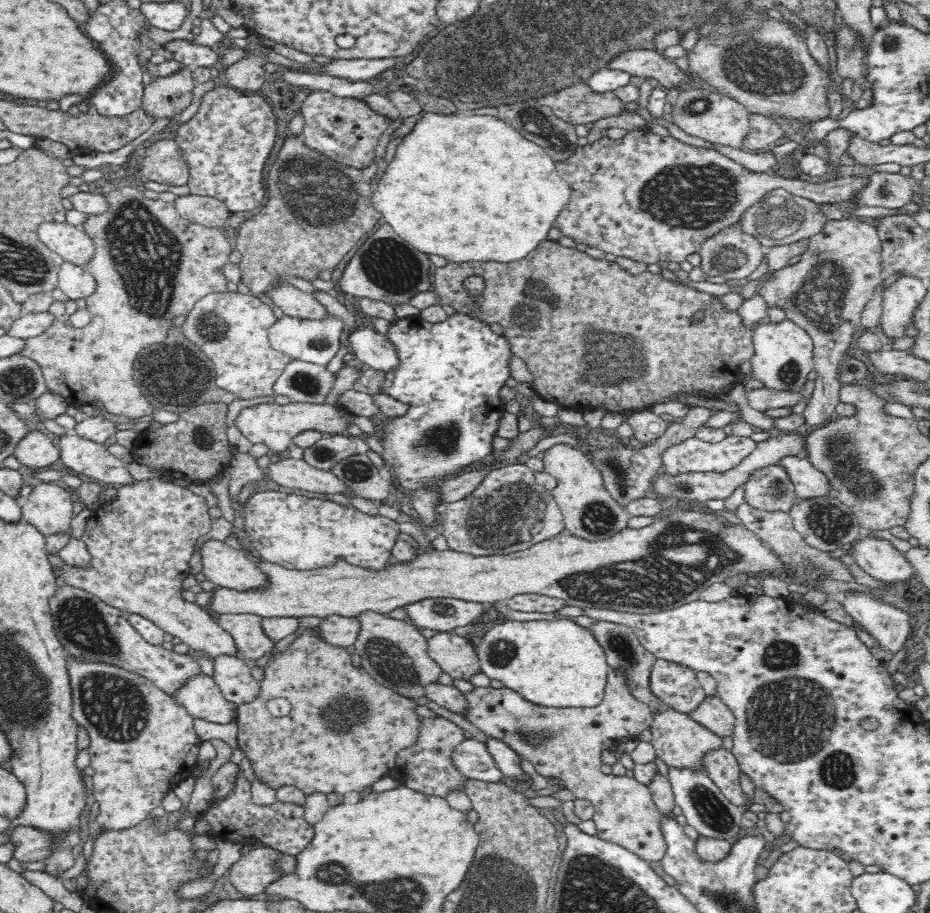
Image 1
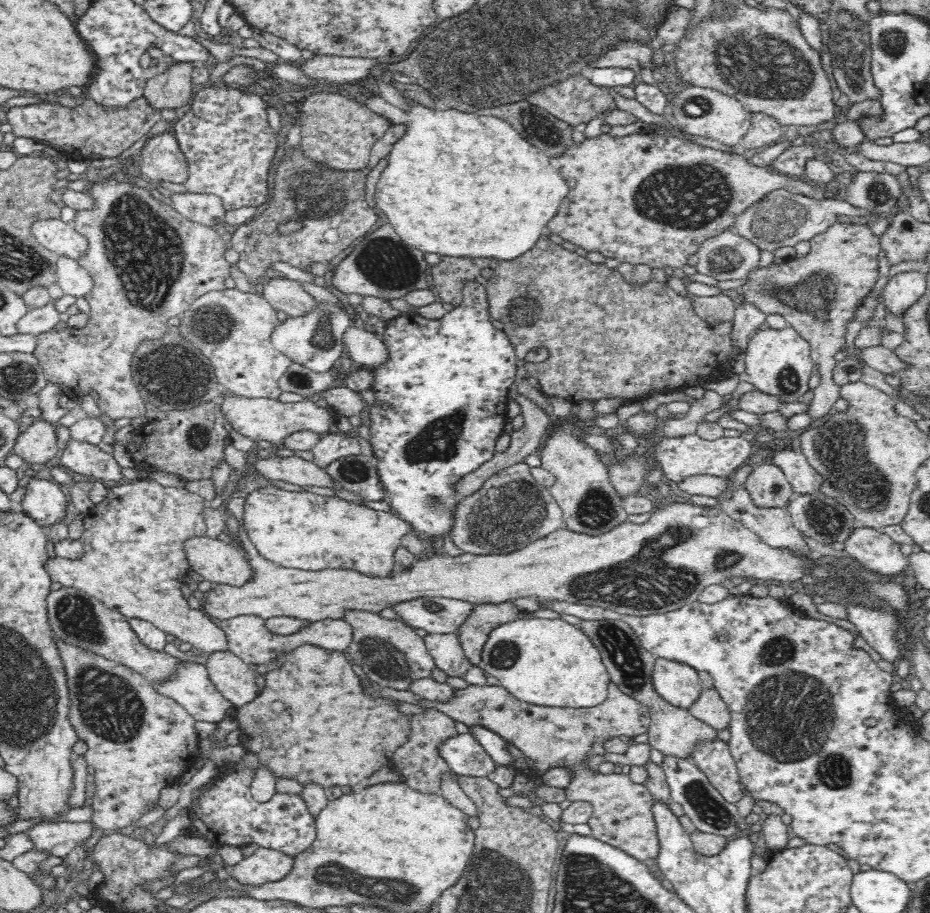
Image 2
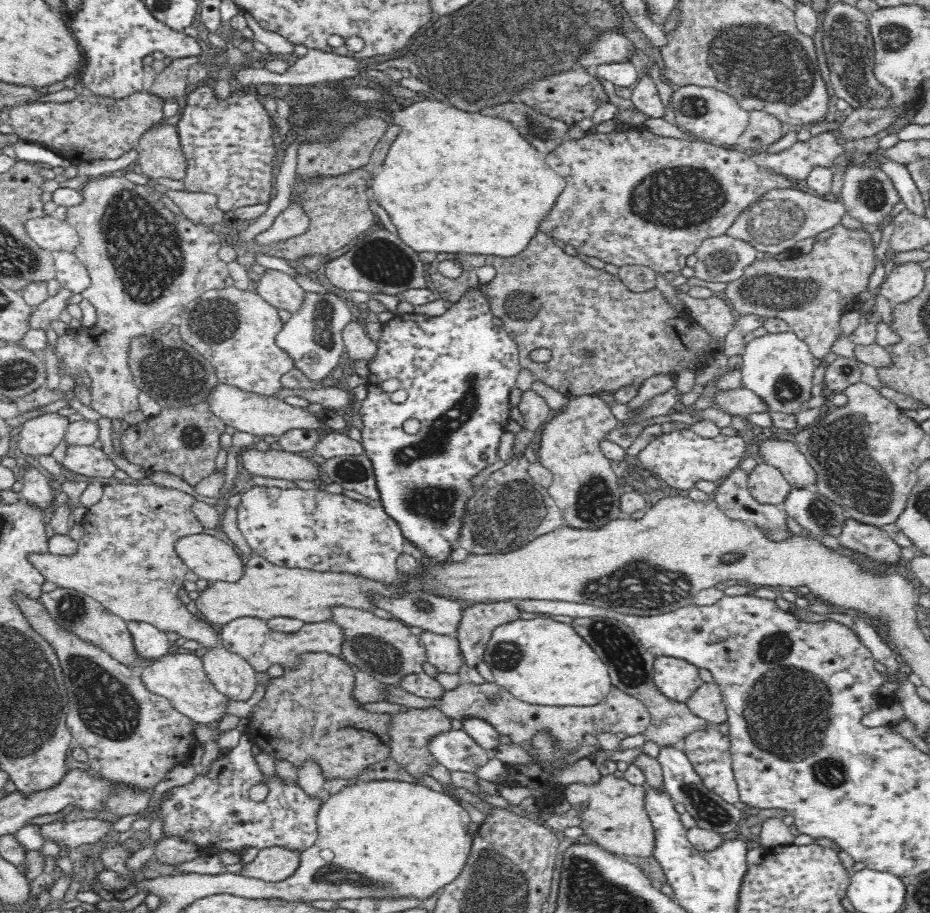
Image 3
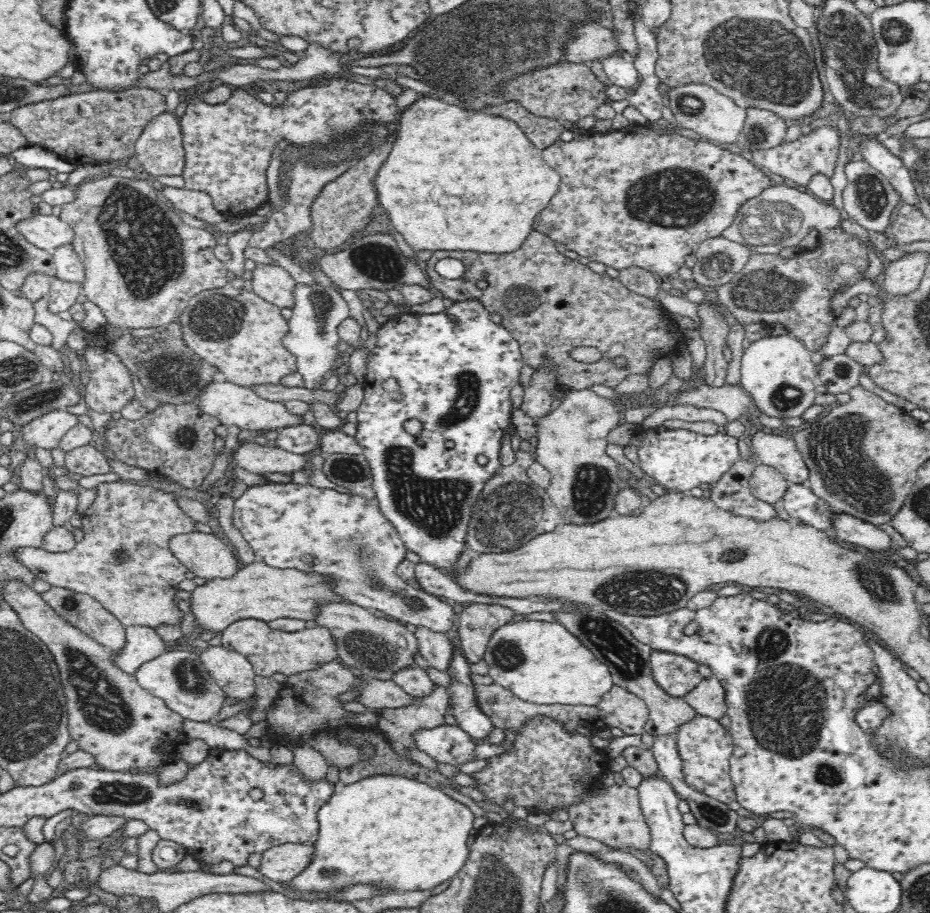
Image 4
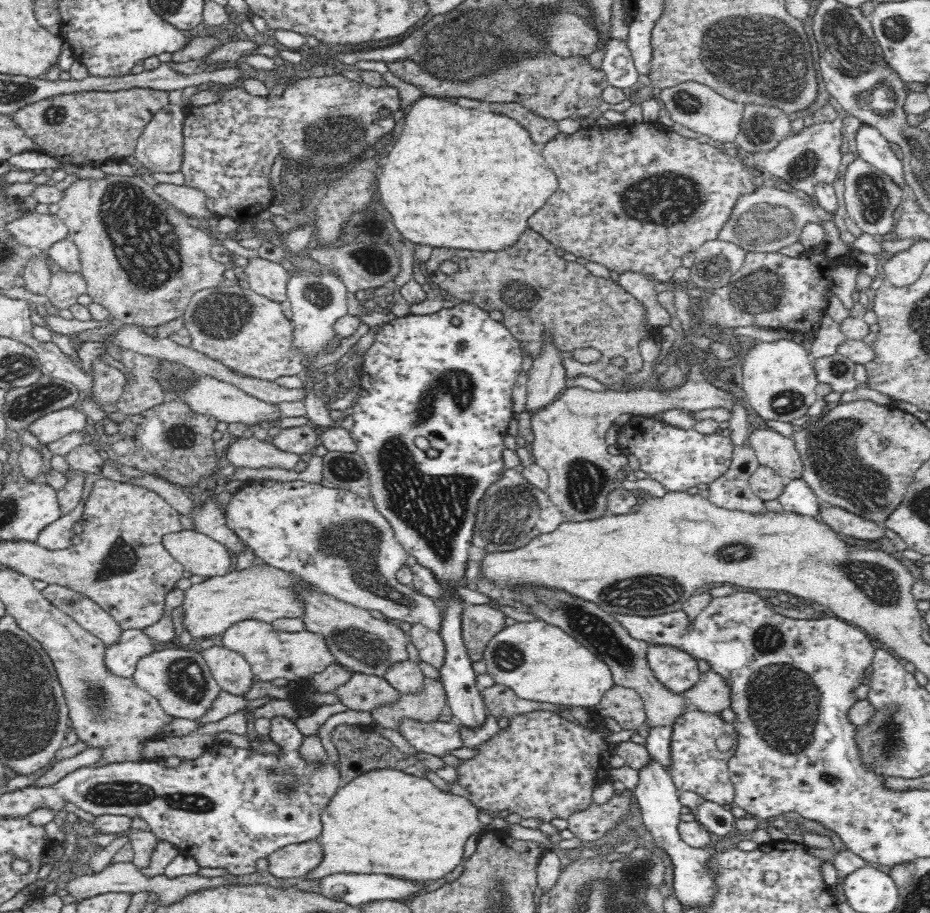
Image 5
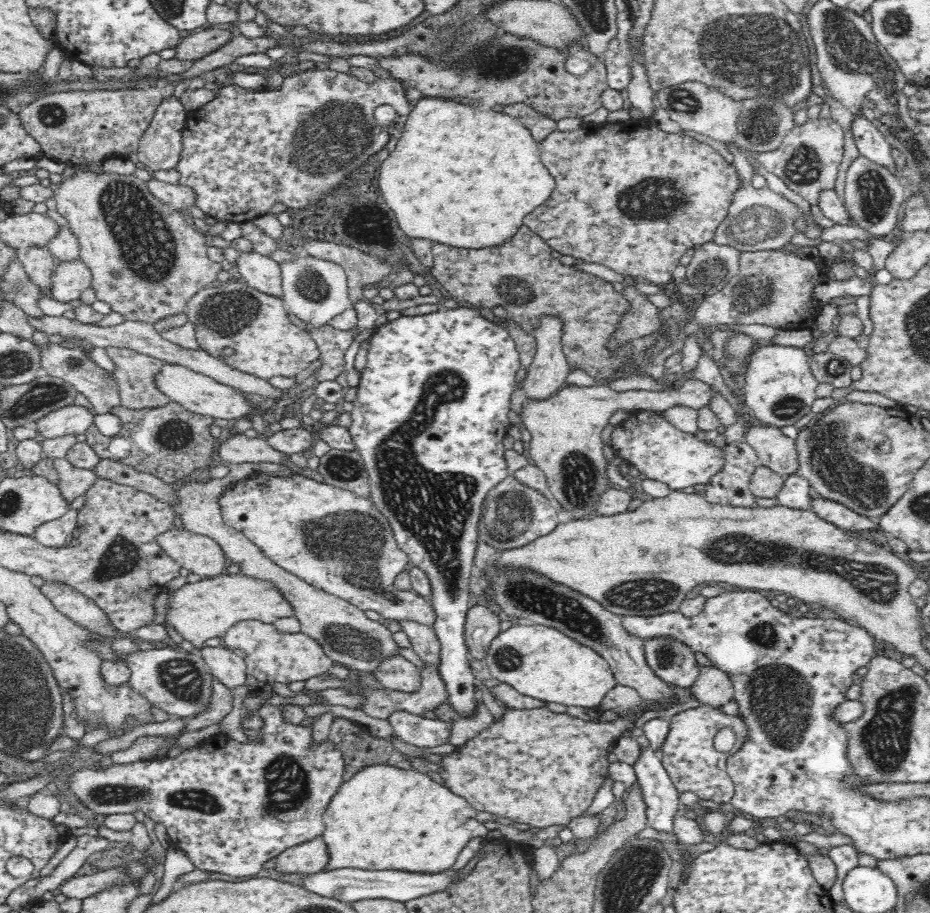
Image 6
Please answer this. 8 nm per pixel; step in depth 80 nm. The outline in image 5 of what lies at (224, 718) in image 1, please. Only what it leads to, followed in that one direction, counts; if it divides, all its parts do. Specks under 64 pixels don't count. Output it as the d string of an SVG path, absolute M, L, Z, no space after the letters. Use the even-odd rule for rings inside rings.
M178 649L160 650L151 656L146 656L136 666L133 680L139 688L152 694L161 702L166 713L174 718L200 720L212 704L220 697L221 687L206 665L202 654L195 650Z

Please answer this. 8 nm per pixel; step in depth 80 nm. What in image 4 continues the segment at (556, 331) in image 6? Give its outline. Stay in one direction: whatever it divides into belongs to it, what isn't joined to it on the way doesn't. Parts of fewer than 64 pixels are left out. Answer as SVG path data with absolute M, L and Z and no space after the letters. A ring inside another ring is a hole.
M538 368L534 371L529 386L525 388L520 410L535 424L551 412L553 398L550 392L558 390L554 377L553 368Z

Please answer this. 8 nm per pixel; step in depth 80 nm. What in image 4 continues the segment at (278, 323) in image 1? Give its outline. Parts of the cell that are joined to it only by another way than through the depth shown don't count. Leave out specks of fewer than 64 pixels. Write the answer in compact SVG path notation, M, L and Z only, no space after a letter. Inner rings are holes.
M297 284L294 301L296 304L291 318L287 320L287 331L283 334L281 343L295 356L297 371L304 377L304 386L312 390L320 389L324 376L331 374L330 368L333 368L340 354L338 326L350 318L350 310L339 290L321 284Z

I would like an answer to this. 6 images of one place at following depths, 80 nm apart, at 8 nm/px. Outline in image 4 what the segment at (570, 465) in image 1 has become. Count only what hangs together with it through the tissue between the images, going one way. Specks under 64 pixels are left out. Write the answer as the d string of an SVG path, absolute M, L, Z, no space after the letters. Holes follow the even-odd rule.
M570 390L565 392L565 398L559 406L552 410L549 416L536 424L537 435L533 444L534 459L548 469L551 474L551 483L547 488L549 497L558 507L560 514L568 524L586 525L602 522L606 518L616 516L616 494L618 488L618 463L606 454L606 436L622 422L622 412L626 403L599 396L588 390Z

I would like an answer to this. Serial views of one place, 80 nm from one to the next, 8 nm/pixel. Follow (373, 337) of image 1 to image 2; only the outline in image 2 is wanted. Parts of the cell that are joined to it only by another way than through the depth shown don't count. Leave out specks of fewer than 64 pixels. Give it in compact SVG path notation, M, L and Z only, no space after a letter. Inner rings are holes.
M352 326L343 335L343 344L348 348L351 360L363 368L374 370L390 360L388 345L371 330Z

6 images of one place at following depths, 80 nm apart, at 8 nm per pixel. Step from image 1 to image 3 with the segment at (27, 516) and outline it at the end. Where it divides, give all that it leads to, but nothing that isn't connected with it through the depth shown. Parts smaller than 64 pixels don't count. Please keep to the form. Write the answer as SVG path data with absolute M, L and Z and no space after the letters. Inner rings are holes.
M27 466L21 472L20 480L23 486L20 491L21 500L39 512L48 512L50 510L48 504L52 504L56 500L56 490L50 485L48 478L38 469Z

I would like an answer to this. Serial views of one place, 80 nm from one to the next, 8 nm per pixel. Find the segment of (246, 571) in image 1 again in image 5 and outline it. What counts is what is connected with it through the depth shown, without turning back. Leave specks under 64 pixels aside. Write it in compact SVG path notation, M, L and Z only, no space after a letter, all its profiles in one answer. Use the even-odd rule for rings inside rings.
M197 530L166 534L164 543L166 550L184 565L187 575L198 574L209 579L226 576L235 568L225 543Z

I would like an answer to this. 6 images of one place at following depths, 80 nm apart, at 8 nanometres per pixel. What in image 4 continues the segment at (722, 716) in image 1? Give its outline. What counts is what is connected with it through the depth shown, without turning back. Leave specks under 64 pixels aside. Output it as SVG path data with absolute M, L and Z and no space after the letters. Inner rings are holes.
M715 676L704 678L693 692L684 697L684 701L700 716L714 720L720 720L727 713L724 688Z

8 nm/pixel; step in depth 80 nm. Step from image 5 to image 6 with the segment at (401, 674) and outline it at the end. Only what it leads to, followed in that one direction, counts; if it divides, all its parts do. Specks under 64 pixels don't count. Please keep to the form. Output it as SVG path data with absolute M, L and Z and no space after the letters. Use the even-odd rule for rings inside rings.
M400 656L383 663L372 675L380 680L386 689L414 693L421 688L421 672L418 666Z

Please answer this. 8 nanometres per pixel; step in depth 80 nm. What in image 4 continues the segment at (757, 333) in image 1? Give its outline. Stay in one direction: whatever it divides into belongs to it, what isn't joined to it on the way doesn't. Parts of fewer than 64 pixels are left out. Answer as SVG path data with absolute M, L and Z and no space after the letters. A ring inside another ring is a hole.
M790 332L761 337L754 340L742 355L740 384L752 395L758 410L767 416L781 419L800 417L807 408L815 404L814 399L818 395L814 392L816 382L819 381L818 366L810 358L812 353Z

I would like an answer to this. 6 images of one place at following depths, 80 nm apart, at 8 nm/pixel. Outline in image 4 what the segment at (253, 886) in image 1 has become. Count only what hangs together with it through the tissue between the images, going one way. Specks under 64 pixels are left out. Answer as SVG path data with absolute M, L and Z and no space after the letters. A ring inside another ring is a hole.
M286 843L262 853L258 874L272 882L286 882L297 875L308 863L313 851L312 844Z

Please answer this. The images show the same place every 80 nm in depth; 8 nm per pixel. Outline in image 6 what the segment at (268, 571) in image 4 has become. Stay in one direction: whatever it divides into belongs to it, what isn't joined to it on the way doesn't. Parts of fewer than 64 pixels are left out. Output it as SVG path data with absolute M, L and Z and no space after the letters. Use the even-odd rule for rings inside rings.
M226 573L187 583L174 591L168 600L167 616L170 626L200 652L206 641L224 637L233 624L252 620L273 624L280 618L295 617L295 612L294 605L284 597L274 581L244 573Z

